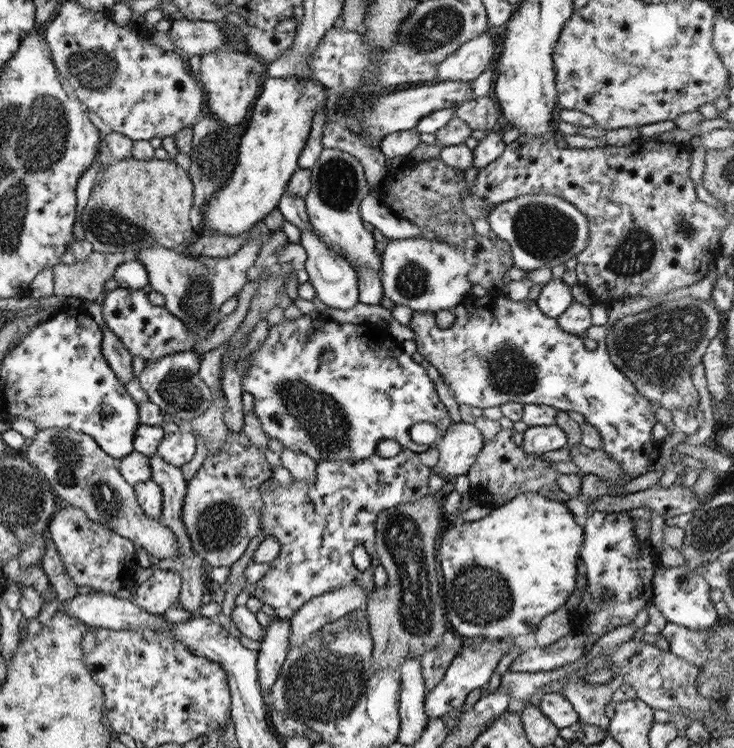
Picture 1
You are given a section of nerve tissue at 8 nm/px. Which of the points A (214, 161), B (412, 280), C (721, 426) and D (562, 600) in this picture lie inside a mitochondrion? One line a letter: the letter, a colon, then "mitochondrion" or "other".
A: mitochondrion
B: mitochondrion
C: other
D: other

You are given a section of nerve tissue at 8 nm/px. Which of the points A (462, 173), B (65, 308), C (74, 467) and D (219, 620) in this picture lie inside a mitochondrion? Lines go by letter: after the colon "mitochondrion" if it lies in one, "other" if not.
A: other
B: other
C: mitochondrion
D: other

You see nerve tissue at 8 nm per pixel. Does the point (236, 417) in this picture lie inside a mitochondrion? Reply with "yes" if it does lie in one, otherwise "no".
no

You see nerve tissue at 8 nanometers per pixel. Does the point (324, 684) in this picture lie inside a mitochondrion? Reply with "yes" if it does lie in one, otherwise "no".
yes

